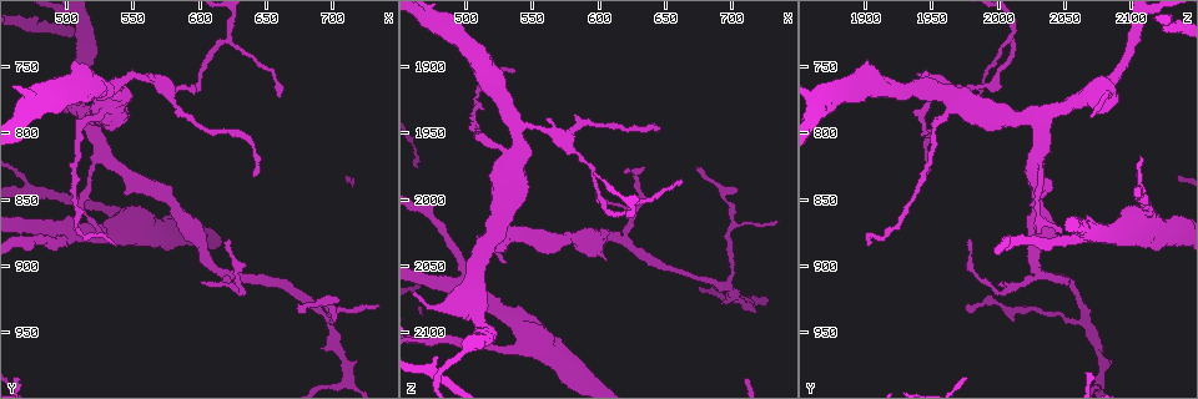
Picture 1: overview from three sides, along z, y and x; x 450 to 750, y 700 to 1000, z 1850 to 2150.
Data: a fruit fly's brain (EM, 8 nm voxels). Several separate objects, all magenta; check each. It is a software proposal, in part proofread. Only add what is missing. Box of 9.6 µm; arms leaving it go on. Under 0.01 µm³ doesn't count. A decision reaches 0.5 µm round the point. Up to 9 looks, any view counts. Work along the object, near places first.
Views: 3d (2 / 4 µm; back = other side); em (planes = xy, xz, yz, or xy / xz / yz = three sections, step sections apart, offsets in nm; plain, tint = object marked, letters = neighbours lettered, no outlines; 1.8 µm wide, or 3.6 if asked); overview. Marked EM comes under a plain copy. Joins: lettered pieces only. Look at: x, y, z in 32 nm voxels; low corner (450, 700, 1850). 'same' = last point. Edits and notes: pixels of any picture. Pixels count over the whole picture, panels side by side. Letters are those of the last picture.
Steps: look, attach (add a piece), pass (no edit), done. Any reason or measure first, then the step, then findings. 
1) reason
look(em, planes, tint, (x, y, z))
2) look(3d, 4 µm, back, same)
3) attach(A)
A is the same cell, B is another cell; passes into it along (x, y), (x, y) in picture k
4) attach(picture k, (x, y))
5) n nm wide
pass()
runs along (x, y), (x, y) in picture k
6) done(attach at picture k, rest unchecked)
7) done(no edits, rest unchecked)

look(em, planes, tint, (622, 730, 2010))

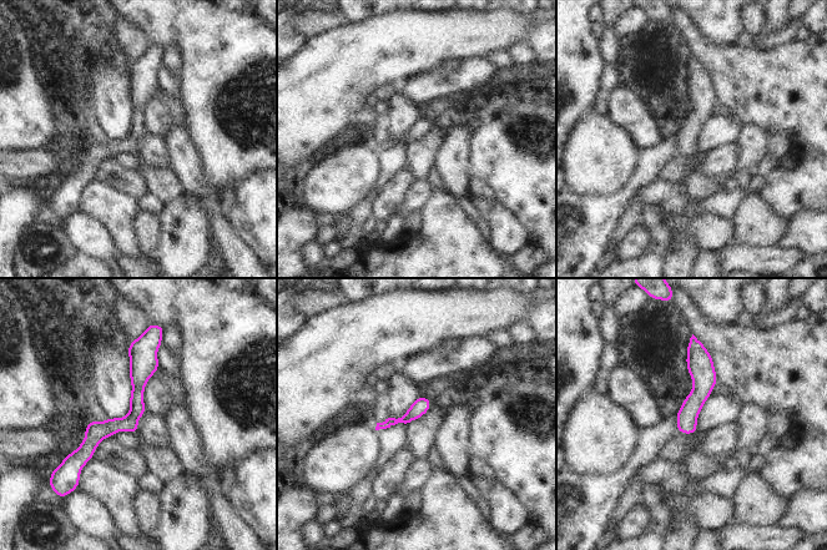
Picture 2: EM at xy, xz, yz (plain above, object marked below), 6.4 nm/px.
look(em, planes, letters, same)

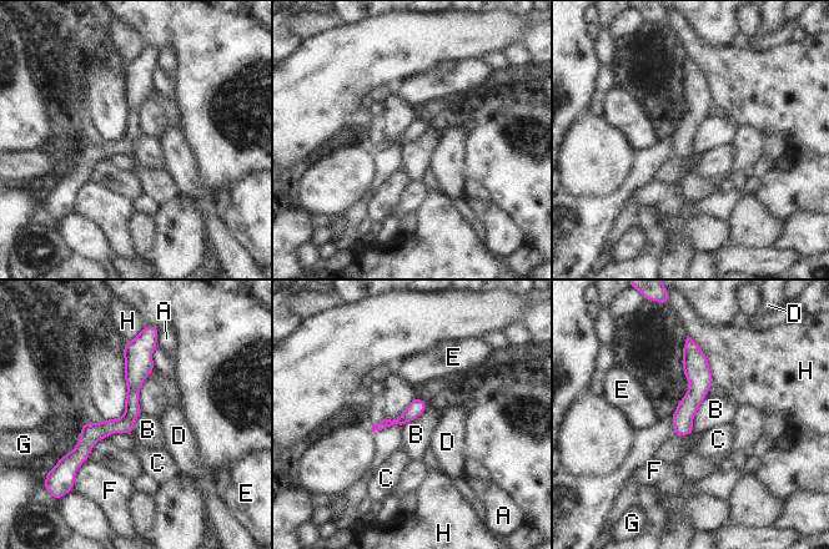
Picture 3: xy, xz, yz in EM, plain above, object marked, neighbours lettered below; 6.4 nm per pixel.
pass()
A, B, C, D, E, F, G and H are other cells; none of them fits

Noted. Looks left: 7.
thin end
look(em, planes, letters, (640, 832, 1944))

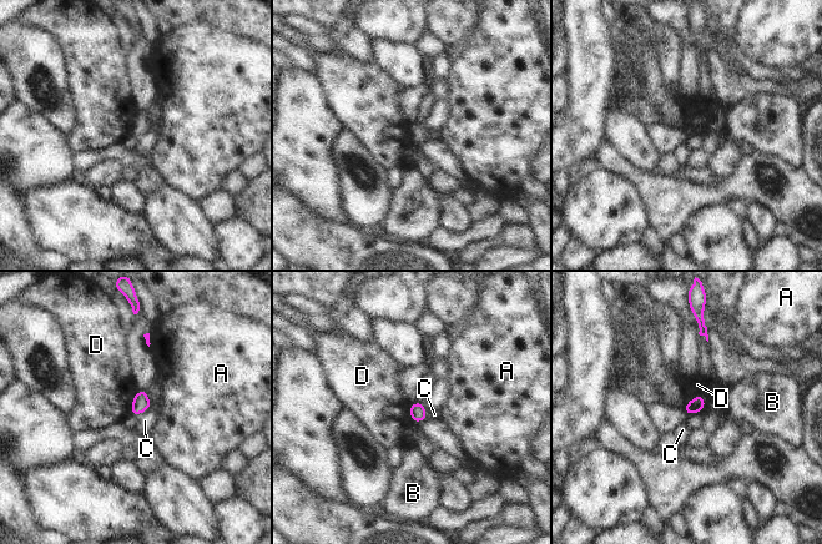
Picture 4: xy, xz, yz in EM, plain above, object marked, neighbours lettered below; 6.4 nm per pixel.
100 nm wide
pass()
A, B, C and D are other cells; border along (706, 402), (696, 394), (682, 406) in picture 4; no lettered piece goes on from it

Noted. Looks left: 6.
thick end
look(em, 3.6 µm, planes, tint, (504, 748, 1900))

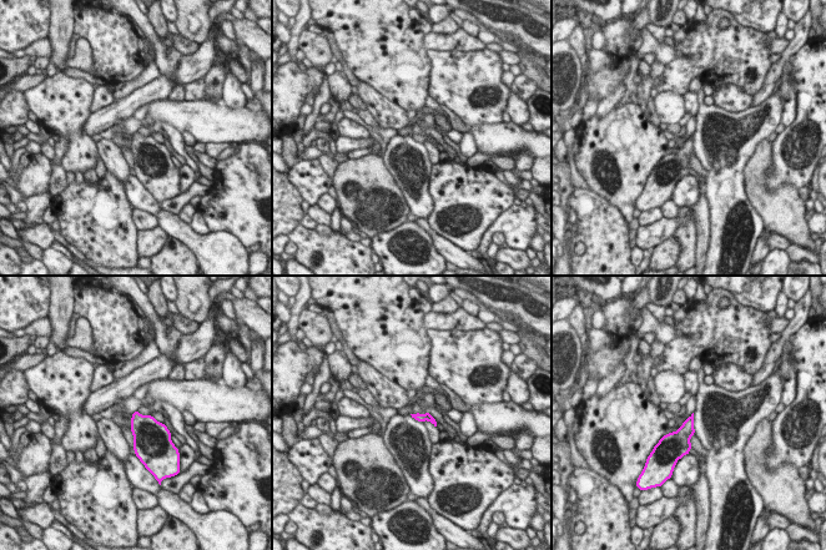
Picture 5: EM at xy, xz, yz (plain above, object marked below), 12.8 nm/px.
see the neighbours
look(em, 3.6 µm, planes, letters, same)

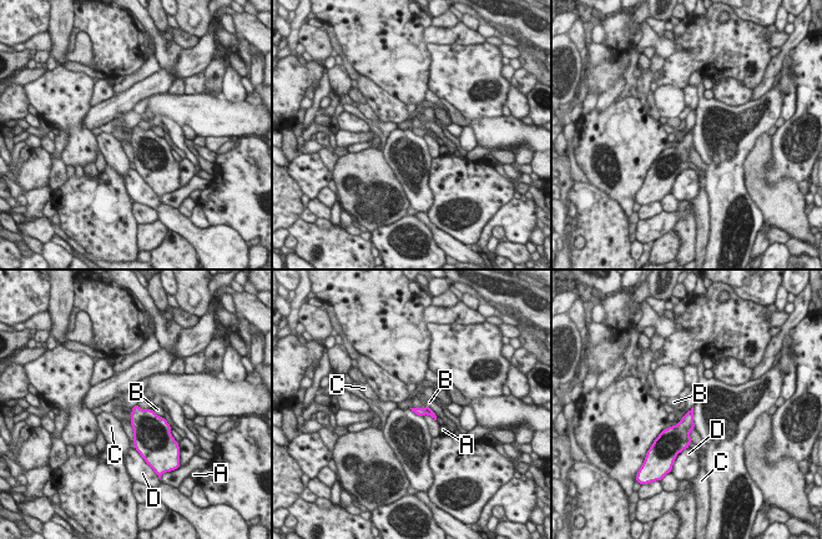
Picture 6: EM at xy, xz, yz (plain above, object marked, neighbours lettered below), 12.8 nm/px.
pass()
A, B, C and D are other cells; no lettered piece goes on from it

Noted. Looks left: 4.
calibre changes
look(em, planes, letters, (504, 772, 2066))

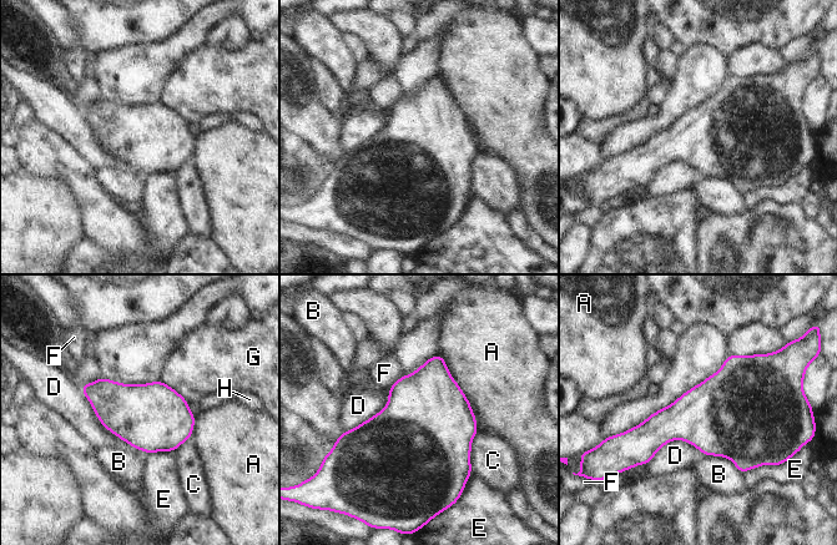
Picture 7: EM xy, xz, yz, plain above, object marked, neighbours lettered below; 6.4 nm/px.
440 nm wide
pass()
A, B, C, D, E, F, G and H are other cells; no lettered piece goes on from it

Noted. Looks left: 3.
done(no edits, rest unchecked)

